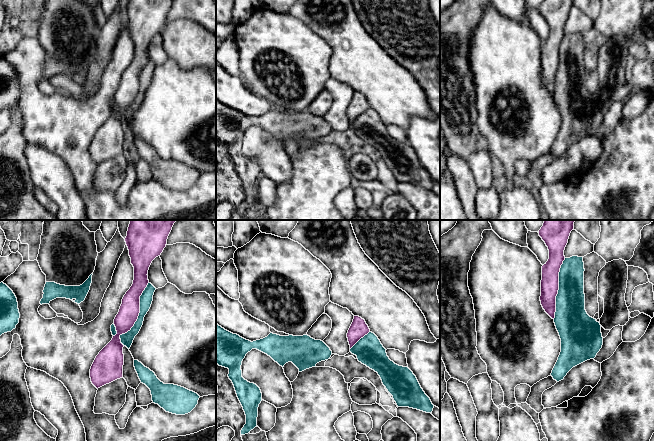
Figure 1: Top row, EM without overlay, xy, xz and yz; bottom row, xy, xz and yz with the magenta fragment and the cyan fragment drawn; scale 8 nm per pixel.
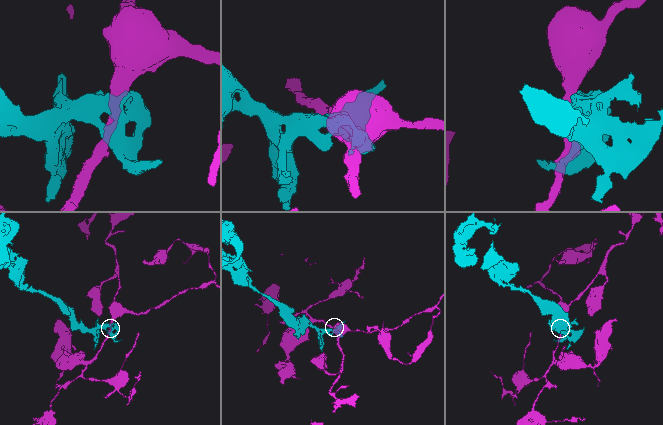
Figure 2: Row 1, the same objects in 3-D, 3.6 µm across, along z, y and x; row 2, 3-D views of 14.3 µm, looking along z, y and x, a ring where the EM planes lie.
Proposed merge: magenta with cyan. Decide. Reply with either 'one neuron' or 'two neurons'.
one neuron

